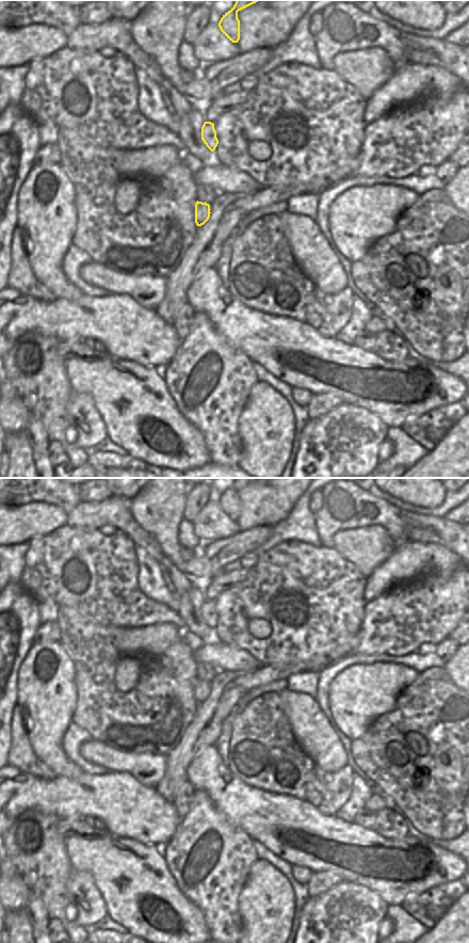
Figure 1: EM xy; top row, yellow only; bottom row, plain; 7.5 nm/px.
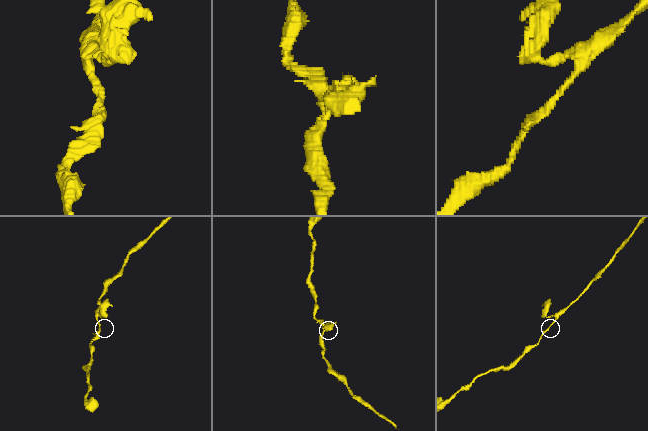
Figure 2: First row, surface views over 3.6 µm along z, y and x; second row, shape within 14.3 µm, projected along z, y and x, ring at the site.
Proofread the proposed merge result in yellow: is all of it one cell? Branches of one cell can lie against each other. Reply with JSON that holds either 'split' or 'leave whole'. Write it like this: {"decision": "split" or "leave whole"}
{"decision": "leave whole"}

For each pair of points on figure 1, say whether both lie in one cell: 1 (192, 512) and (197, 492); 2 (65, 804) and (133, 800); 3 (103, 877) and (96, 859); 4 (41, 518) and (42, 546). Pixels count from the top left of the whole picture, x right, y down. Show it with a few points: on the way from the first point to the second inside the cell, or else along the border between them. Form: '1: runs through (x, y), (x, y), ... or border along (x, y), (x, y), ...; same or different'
1: runs through (192, 507), (196, 497); same
2: runs through (82, 800), (116, 800); same
3: runs through (103, 873), (103, 866), (100, 863); same
4: border along (64, 524), (28, 541); different

